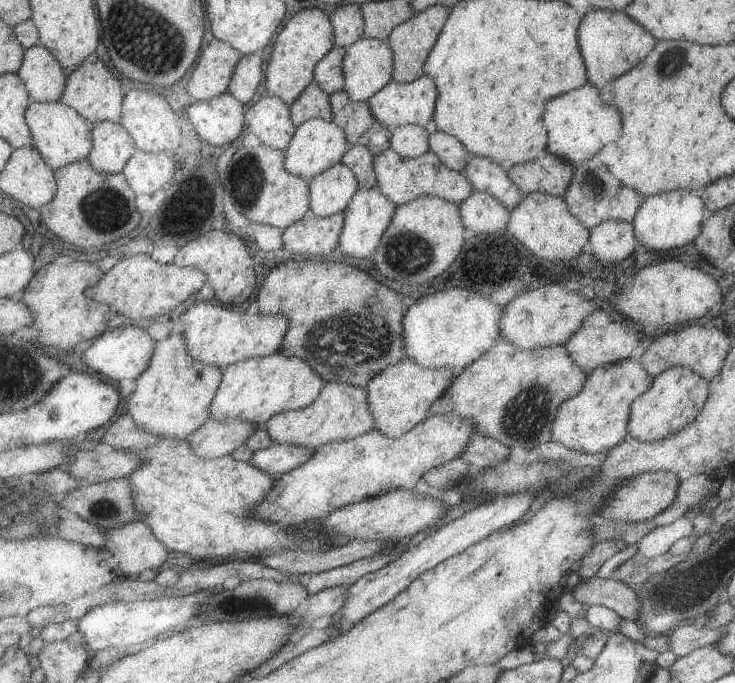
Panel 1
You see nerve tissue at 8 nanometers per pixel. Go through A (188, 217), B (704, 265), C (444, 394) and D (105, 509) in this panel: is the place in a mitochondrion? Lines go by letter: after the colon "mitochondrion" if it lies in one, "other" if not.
A: other
B: other
C: other
D: mitochondrion

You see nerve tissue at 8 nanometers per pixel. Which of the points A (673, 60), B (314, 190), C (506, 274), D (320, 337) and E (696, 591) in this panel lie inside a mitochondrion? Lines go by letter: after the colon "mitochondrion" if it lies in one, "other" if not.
A: mitochondrion
B: other
C: other
D: mitochondrion
E: mitochondrion

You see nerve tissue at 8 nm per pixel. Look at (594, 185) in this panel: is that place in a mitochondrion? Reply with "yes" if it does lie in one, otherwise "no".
yes

